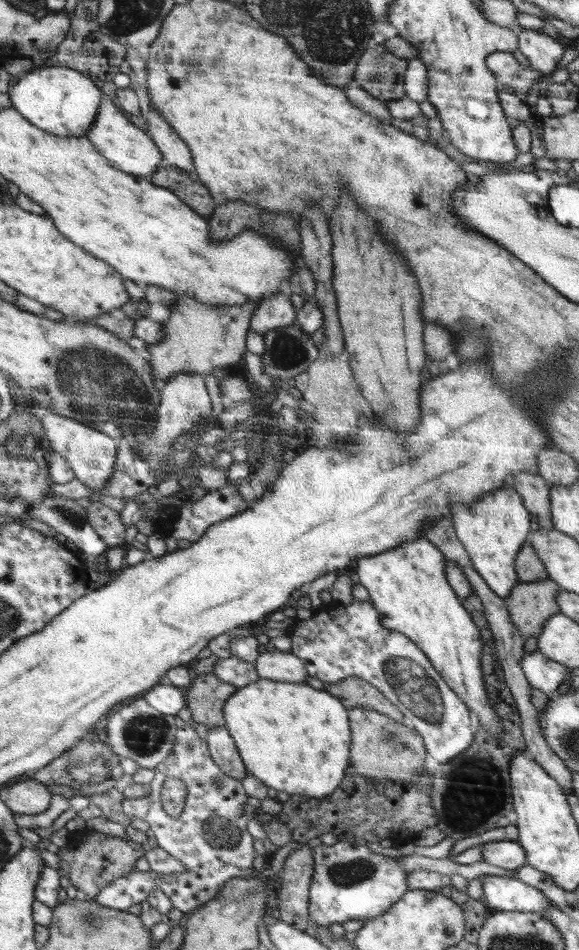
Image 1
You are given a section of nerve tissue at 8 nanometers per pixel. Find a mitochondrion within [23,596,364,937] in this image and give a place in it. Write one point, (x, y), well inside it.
(93, 768)

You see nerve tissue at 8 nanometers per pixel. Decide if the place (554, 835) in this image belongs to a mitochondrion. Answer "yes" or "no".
no

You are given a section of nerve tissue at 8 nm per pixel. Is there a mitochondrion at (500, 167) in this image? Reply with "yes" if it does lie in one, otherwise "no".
no

